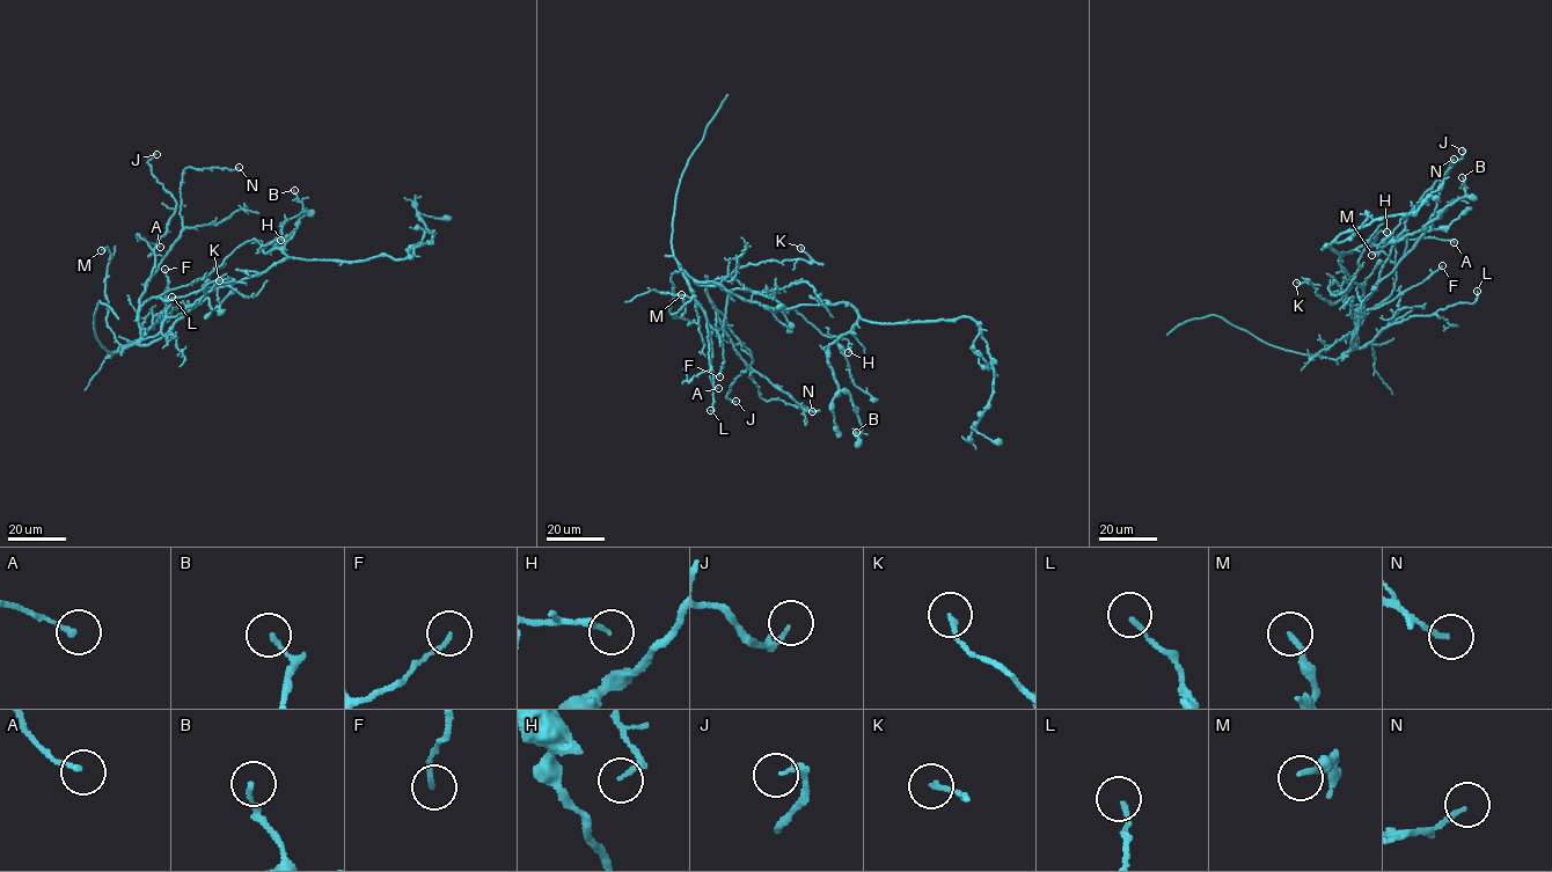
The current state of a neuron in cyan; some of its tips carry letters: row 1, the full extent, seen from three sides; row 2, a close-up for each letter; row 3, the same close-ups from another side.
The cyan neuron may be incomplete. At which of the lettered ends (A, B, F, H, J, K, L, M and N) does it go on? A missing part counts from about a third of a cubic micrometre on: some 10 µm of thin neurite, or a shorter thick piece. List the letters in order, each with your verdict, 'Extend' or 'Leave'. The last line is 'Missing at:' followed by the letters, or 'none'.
A: Leave
B: Leave
F: Leave
H: Leave
J: Leave
K: Leave
L: Leave
M: Leave
N: Leave
Missing at: none

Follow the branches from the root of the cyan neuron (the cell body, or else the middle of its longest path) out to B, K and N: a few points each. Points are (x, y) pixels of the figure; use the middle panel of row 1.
B: (780, 309), (855, 308), (857, 321), (831, 343), (827, 358), (854, 405), (856, 432)
K: (780, 309), (744, 300), (715, 281), (697, 283), (705, 284), (738, 269), (766, 261), (811, 262), (800, 248)
N: (780, 309), (744, 300), (715, 281), (697, 283), (705, 284), (760, 396), (812, 411)

